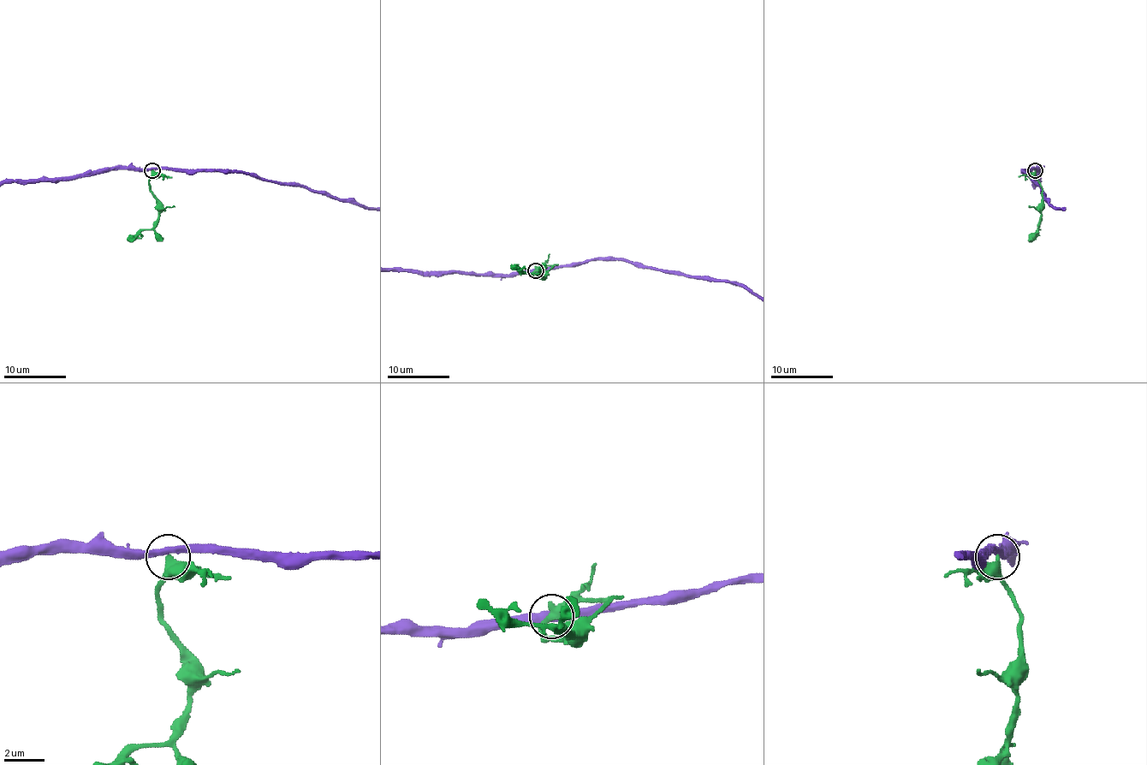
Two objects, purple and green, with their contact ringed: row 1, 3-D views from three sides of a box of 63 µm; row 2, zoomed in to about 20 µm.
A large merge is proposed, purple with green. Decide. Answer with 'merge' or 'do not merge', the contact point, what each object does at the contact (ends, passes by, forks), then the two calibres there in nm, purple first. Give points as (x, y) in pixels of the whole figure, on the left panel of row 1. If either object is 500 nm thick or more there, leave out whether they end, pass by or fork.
do not merge | (152, 170) | purple passes by | green forks | 380/300 nm

